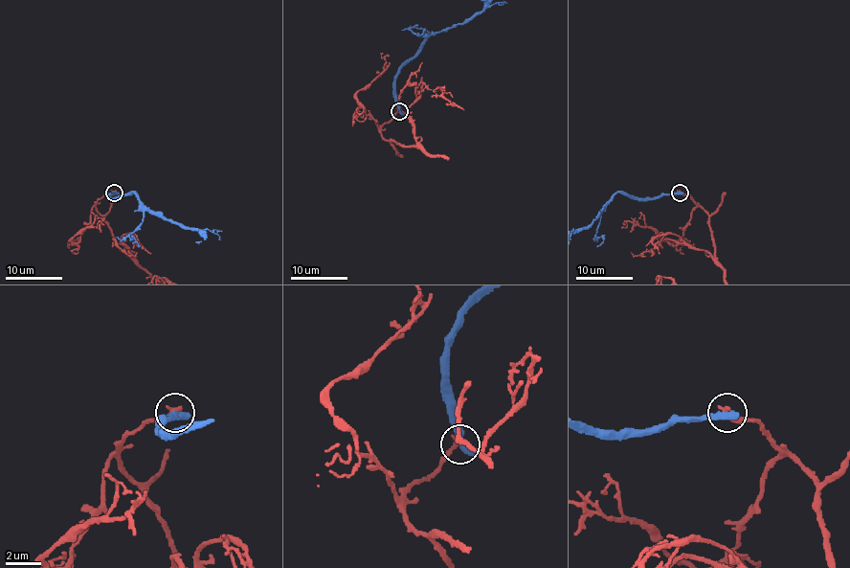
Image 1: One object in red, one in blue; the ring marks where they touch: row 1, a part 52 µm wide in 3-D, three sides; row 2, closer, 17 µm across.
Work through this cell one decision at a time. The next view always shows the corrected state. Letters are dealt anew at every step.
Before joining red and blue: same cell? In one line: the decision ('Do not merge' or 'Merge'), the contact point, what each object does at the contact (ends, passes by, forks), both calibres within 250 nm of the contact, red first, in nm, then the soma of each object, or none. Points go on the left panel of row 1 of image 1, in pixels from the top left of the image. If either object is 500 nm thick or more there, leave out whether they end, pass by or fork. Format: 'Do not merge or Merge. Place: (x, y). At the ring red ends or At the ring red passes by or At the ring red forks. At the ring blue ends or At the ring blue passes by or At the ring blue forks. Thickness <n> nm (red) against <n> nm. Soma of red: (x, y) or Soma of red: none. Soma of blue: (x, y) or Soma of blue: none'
Do not merge. Place: (114, 193). Thickness 280 nm (red) against 500 nm. Soma of red: none. Soma of blue: none

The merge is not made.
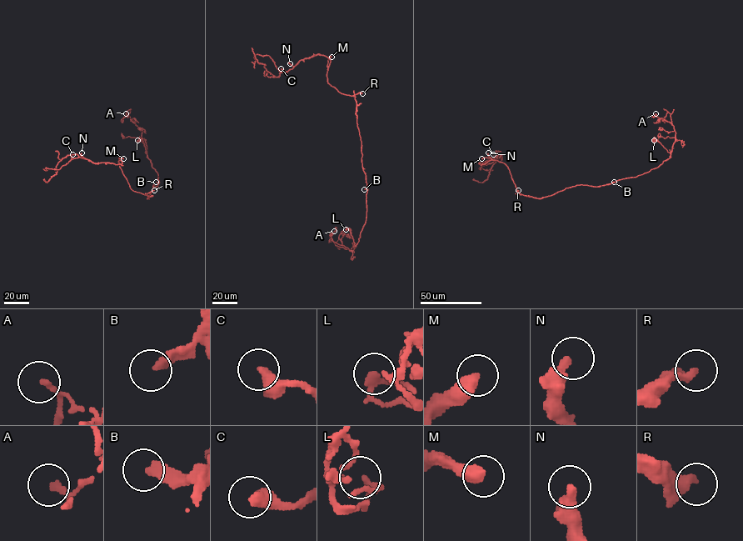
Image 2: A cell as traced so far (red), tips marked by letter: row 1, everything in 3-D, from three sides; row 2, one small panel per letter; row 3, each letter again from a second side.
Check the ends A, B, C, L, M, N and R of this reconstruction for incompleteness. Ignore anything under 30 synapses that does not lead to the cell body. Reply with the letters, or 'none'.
none

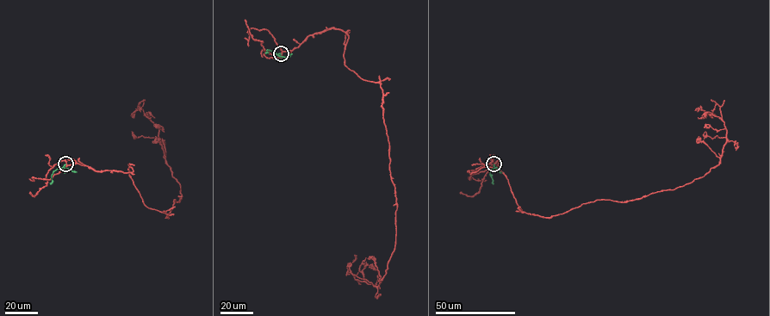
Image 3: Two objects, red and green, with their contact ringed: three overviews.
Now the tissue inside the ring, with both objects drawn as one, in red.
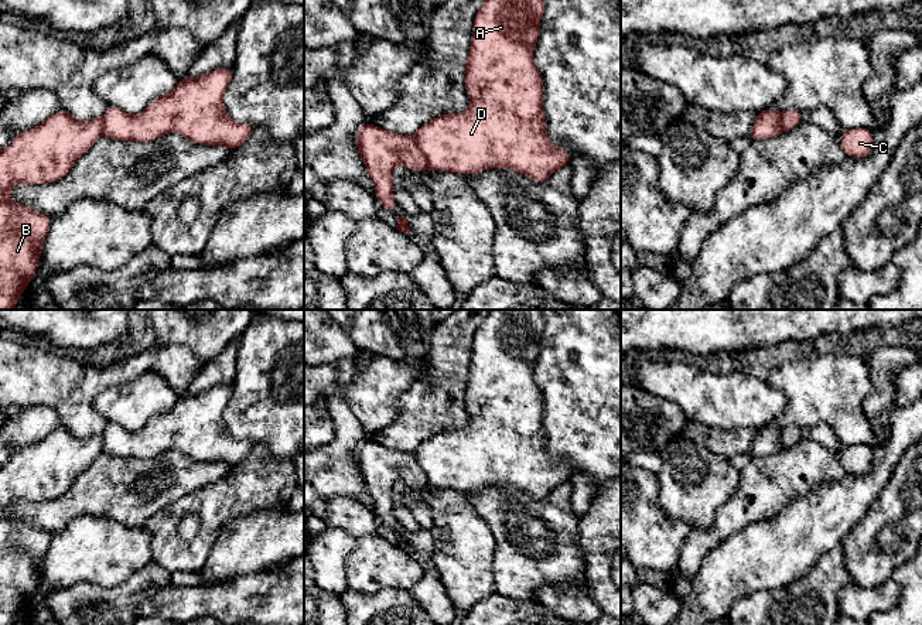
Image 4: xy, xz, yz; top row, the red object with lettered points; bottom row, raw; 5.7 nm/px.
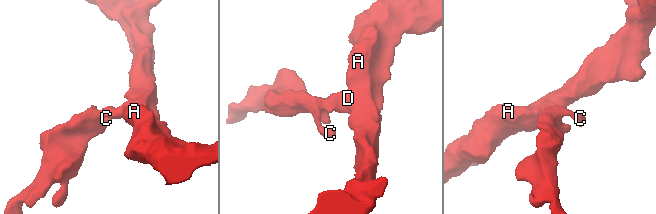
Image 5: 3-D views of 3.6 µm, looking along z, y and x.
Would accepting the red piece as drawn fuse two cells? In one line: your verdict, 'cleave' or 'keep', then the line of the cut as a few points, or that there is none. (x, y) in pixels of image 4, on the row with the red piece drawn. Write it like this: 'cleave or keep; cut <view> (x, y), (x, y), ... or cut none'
cleave; cut xz (412, 136), (429, 166)

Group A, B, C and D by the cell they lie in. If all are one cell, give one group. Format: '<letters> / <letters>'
A D / B C

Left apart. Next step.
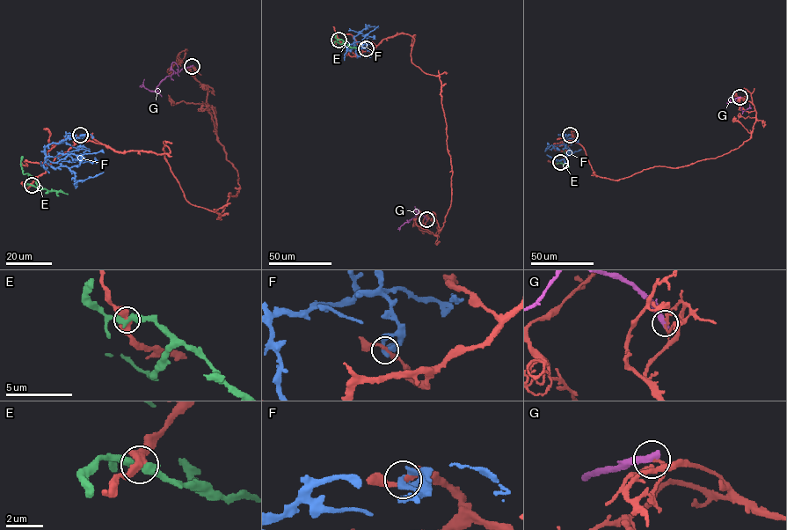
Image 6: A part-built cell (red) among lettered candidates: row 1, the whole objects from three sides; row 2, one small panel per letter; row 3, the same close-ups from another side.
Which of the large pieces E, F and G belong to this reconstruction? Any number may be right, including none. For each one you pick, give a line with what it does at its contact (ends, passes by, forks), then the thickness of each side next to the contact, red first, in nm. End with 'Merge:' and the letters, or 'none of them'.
Merge: none of them

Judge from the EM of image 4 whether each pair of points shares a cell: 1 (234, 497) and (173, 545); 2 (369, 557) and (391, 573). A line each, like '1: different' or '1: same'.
1: same
2: same

